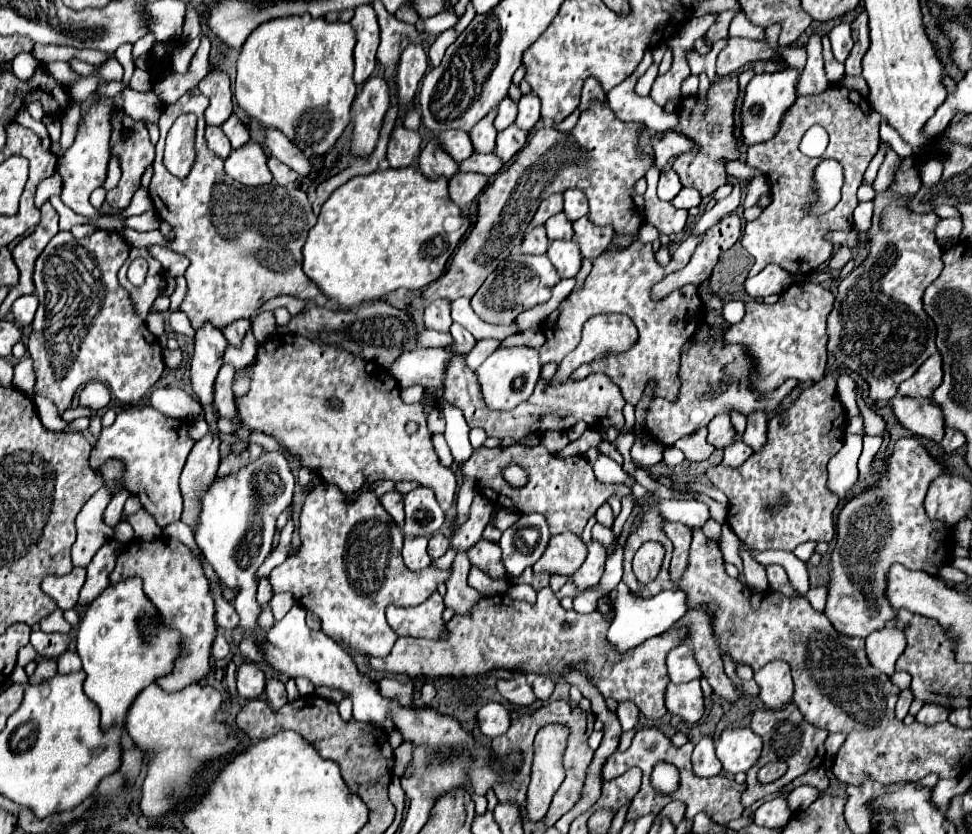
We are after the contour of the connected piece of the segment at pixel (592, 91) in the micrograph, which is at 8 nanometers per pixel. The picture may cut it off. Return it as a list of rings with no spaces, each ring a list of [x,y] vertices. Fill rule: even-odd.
[[[594,77],[587,78],[581,92],[581,99],[578,107],[579,110],[581,112],[587,110],[591,100],[599,100],[605,103],[605,101],[607,101],[607,97],[604,94],[605,92]]]

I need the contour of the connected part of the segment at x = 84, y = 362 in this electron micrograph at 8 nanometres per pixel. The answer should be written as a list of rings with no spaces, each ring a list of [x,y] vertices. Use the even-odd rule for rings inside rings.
[[[97,229],[83,239],[73,239],[69,231],[59,231],[35,261],[33,285],[35,295],[39,297],[39,309],[31,323],[33,331],[27,349],[37,373],[35,393],[51,399],[59,413],[69,407],[77,387],[89,381],[105,383],[123,403],[137,403],[159,381],[165,369],[159,341],[149,333],[145,321],[137,315],[129,293],[117,281],[117,271],[125,263],[129,251],[131,247],[119,231]]]

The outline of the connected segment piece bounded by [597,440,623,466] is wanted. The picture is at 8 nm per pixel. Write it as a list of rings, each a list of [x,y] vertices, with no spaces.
[[[603,440],[597,448],[603,455],[609,456],[621,466],[623,465],[623,458],[620,457],[620,453],[617,451],[613,443]]]

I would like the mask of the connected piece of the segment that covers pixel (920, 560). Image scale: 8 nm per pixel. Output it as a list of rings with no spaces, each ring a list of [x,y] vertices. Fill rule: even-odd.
[[[899,439],[889,455],[883,457],[885,461],[885,475],[877,483],[869,485],[863,493],[855,495],[845,503],[837,517],[837,543],[829,559],[829,597],[827,597],[827,607],[825,615],[831,619],[833,627],[849,637],[867,637],[869,633],[885,627],[887,621],[895,619],[895,611],[885,595],[887,591],[887,573],[893,563],[903,563],[907,569],[913,571],[925,571],[931,575],[929,567],[945,561],[947,557],[951,559],[953,555],[953,529],[947,527],[941,521],[933,521],[927,517],[923,503],[929,485],[933,479],[945,473],[943,465],[937,463],[929,451],[917,441],[917,439]],[[935,531],[949,531],[947,539],[935,539]]]

